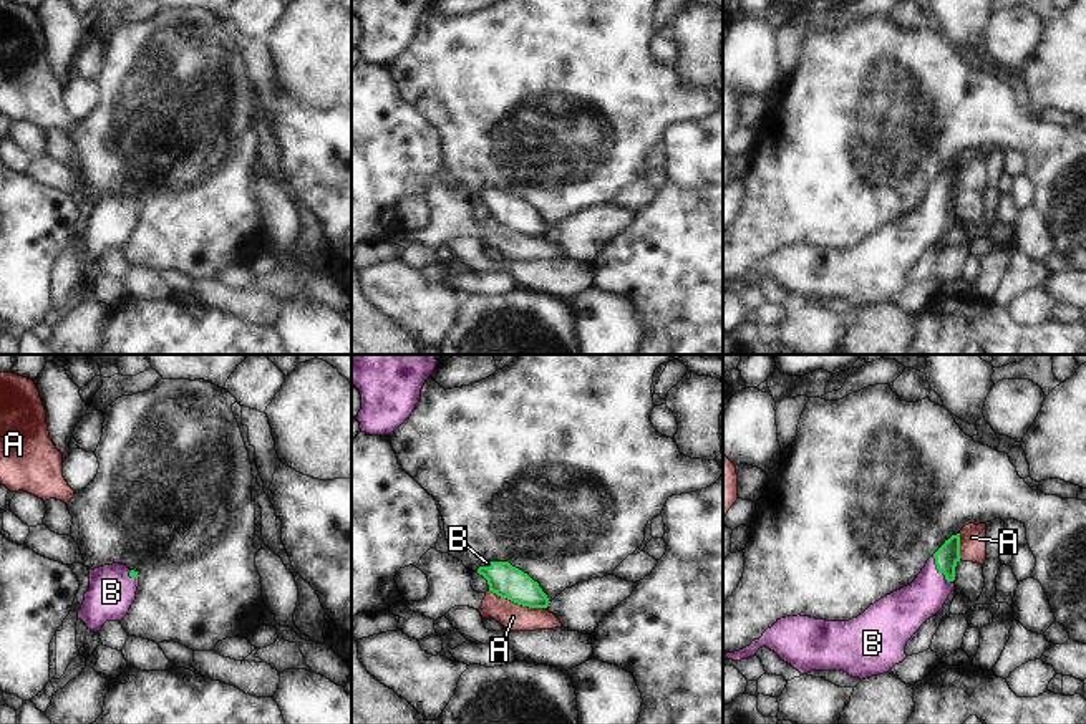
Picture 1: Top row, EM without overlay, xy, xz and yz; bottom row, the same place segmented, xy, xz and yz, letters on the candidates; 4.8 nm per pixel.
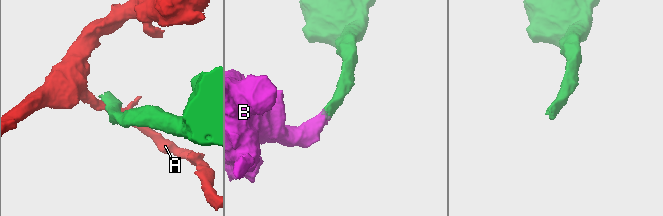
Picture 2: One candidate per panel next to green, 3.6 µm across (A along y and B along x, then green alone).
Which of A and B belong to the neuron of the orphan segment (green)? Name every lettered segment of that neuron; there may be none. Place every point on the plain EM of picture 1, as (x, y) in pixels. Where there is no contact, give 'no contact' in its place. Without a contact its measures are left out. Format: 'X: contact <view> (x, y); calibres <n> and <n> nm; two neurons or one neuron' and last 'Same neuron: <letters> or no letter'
A: contact xz (518, 232); calibres 160 and 140 nm; two neurons
B: contact yz (939, 199); calibres 110 and 220 nm; one neuron
Same neuron: B

